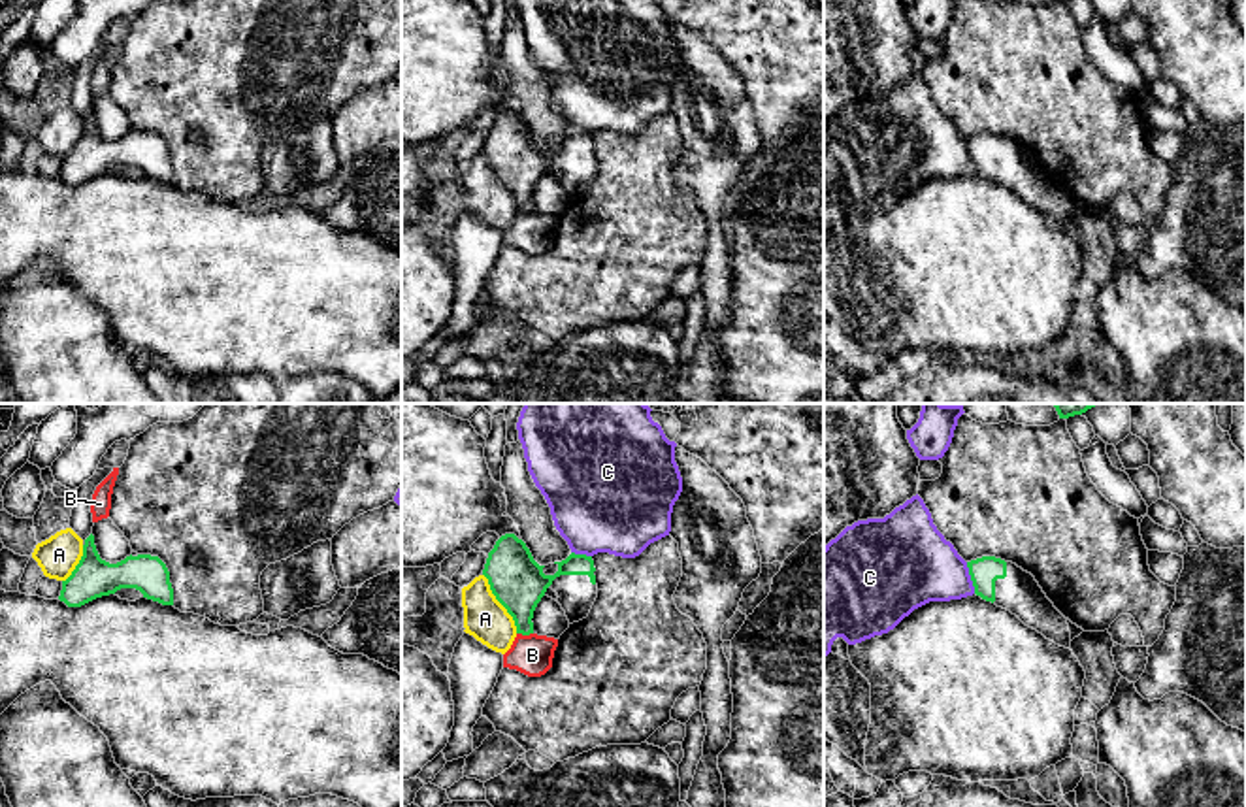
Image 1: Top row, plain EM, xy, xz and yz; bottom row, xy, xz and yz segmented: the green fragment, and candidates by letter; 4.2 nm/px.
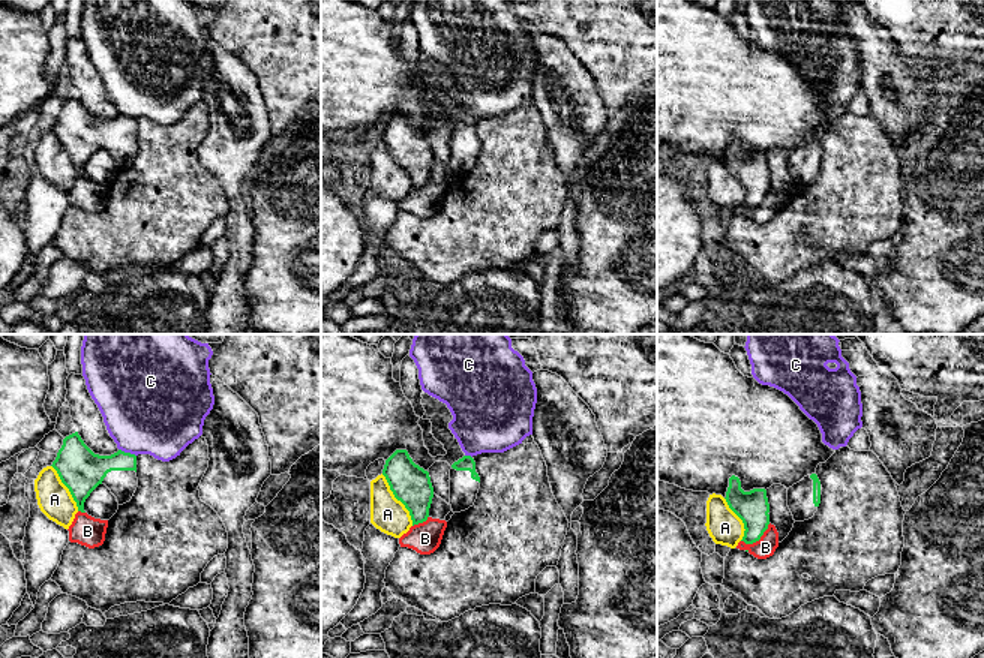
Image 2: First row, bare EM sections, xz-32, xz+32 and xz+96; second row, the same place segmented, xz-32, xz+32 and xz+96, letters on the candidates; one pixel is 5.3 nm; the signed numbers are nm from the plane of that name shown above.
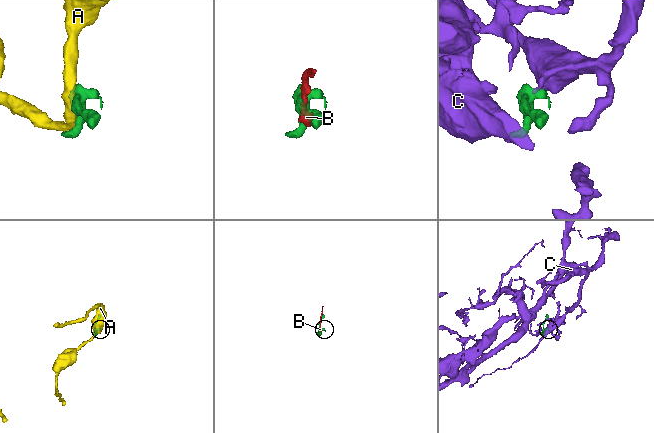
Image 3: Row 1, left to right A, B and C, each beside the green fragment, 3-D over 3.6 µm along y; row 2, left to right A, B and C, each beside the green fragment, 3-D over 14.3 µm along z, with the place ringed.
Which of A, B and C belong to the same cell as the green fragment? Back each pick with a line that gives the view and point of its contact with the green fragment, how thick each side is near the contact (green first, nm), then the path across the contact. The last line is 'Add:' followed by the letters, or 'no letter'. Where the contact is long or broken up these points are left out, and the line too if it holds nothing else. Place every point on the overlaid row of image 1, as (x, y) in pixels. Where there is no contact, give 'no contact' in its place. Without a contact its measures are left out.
Add: no letter

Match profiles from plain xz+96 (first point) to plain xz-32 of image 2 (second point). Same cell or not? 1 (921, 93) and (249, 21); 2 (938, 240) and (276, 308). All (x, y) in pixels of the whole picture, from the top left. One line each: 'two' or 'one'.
1: two
2: one

